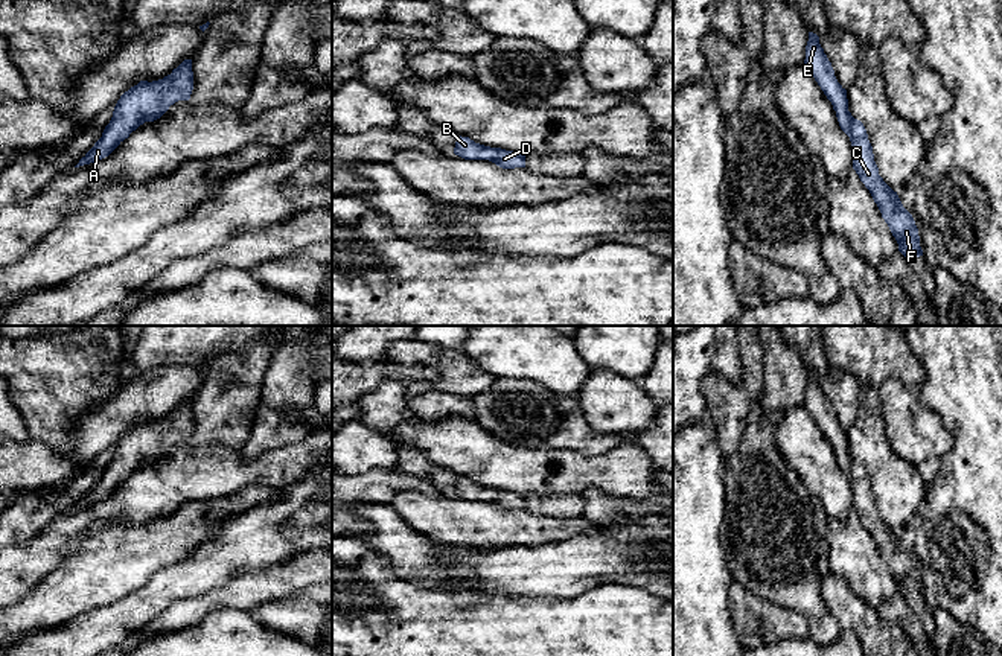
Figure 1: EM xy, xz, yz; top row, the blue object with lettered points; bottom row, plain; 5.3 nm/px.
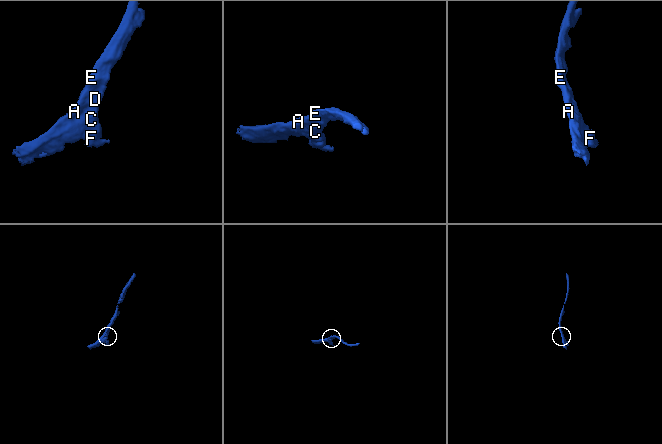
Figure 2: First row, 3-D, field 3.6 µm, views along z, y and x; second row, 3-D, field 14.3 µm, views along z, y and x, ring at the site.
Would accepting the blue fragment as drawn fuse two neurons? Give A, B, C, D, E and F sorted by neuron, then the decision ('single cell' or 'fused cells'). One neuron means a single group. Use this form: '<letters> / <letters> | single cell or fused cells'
A B C D E F | single cell

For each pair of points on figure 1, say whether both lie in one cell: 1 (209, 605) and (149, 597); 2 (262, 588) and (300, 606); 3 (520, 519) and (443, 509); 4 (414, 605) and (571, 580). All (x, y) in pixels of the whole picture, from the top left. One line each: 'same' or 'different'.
1: different
2: different
3: same
4: different

